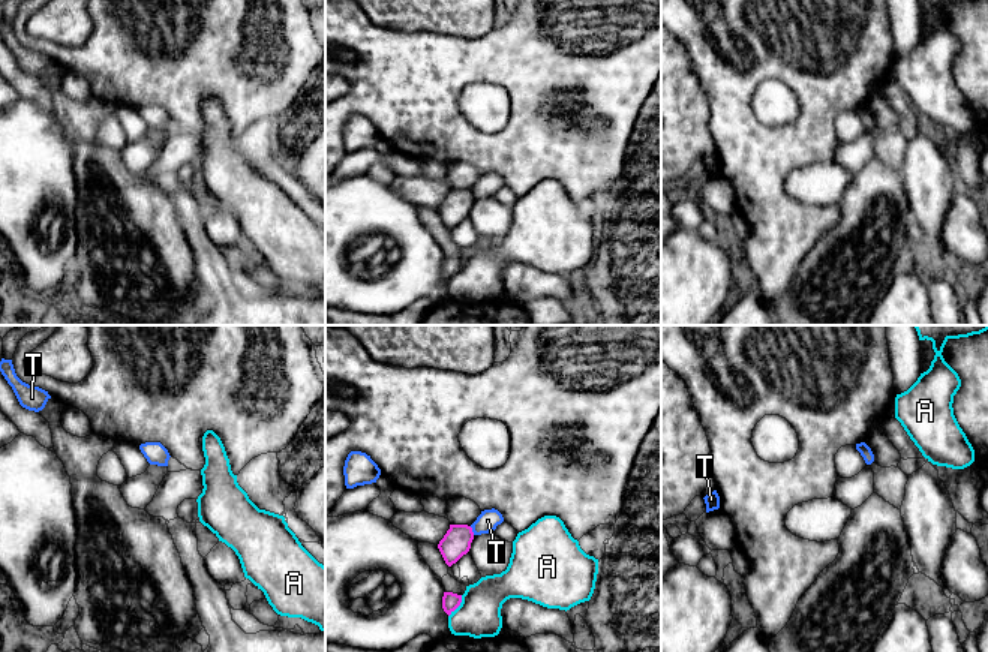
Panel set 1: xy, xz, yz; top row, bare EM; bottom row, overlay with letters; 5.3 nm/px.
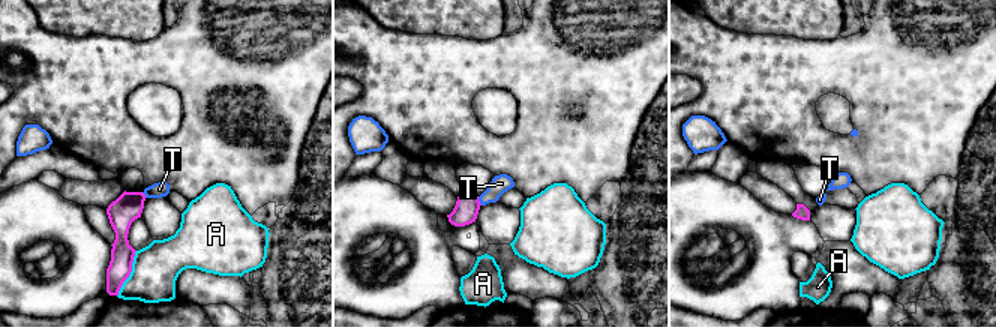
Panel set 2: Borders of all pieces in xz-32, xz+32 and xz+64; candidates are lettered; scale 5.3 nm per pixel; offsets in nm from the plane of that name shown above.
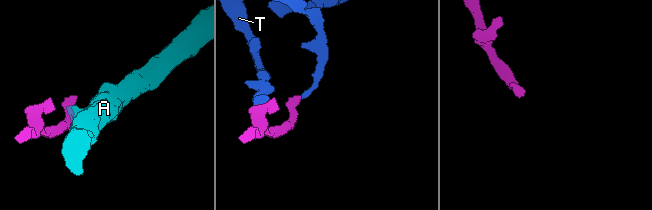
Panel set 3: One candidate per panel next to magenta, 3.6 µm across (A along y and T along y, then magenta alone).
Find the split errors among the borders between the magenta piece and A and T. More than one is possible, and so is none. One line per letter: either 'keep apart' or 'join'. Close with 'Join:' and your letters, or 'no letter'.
A: keep apart
T: keep apart
Join: no letter

